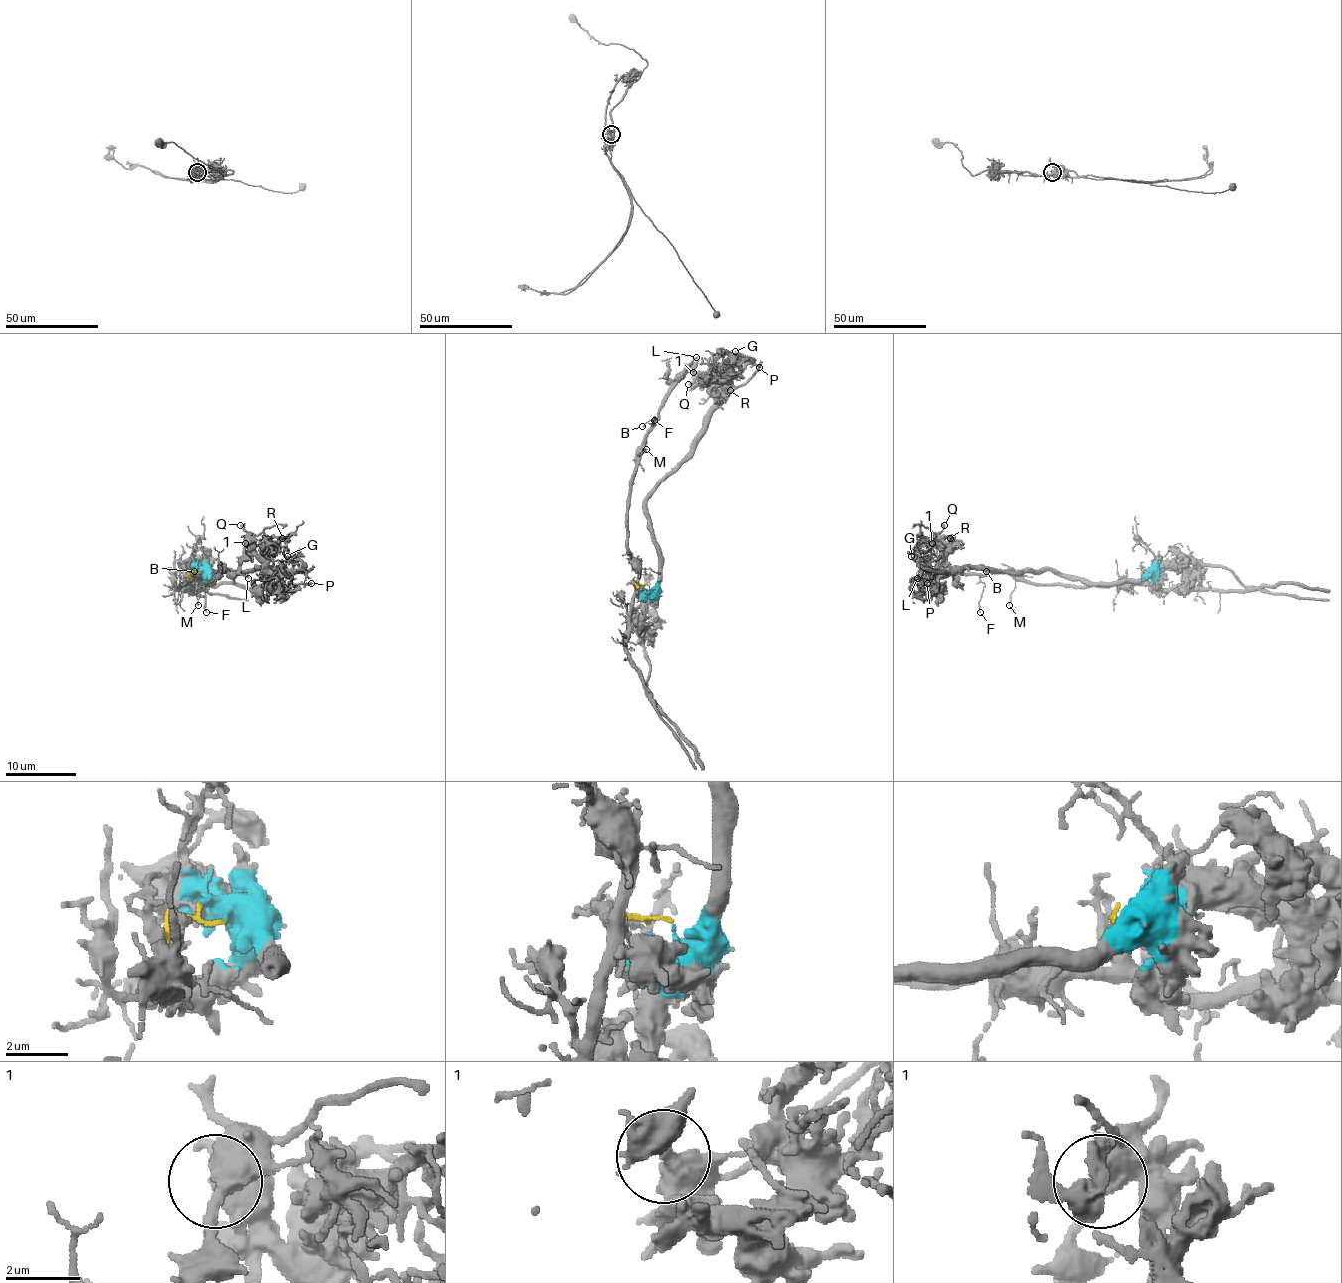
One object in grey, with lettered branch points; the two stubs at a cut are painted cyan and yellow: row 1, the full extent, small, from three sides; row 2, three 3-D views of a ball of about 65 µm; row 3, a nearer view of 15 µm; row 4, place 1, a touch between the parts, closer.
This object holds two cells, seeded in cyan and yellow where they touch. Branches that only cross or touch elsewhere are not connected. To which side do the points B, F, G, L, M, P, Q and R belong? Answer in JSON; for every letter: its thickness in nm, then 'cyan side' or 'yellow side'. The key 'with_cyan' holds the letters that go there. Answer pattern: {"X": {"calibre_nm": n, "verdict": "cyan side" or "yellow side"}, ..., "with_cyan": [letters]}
{"B": {"calibre_nm": 110, "verdict": "yellow side"}, "F": {"calibre_nm": 120, "verdict": "yellow side"}, "G": {"calibre_nm": 100, "verdict": "cyan side"}, "L": {"calibre_nm": 190, "verdict": "yellow side"}, "M": {"calibre_nm": 110, "verdict": "yellow side"}, "P": {"calibre_nm": 260, "verdict": "cyan side"}, "Q": {"calibre_nm": 280, "verdict": "yellow side"}, "R": {"calibre_nm": 280, "verdict": "cyan side"}, "with_cyan": ["G", "P", "R"]}

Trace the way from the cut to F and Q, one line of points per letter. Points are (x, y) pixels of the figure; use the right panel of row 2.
F: (1146, 572), (1142, 582), (1107, 586), (1061, 586), (987, 572), (980, 577), (980, 612)
Q: (1146, 572), (1142, 582), (1107, 586), (1035, 584), (1005, 572), (931, 572), (929, 545), (945, 524)

